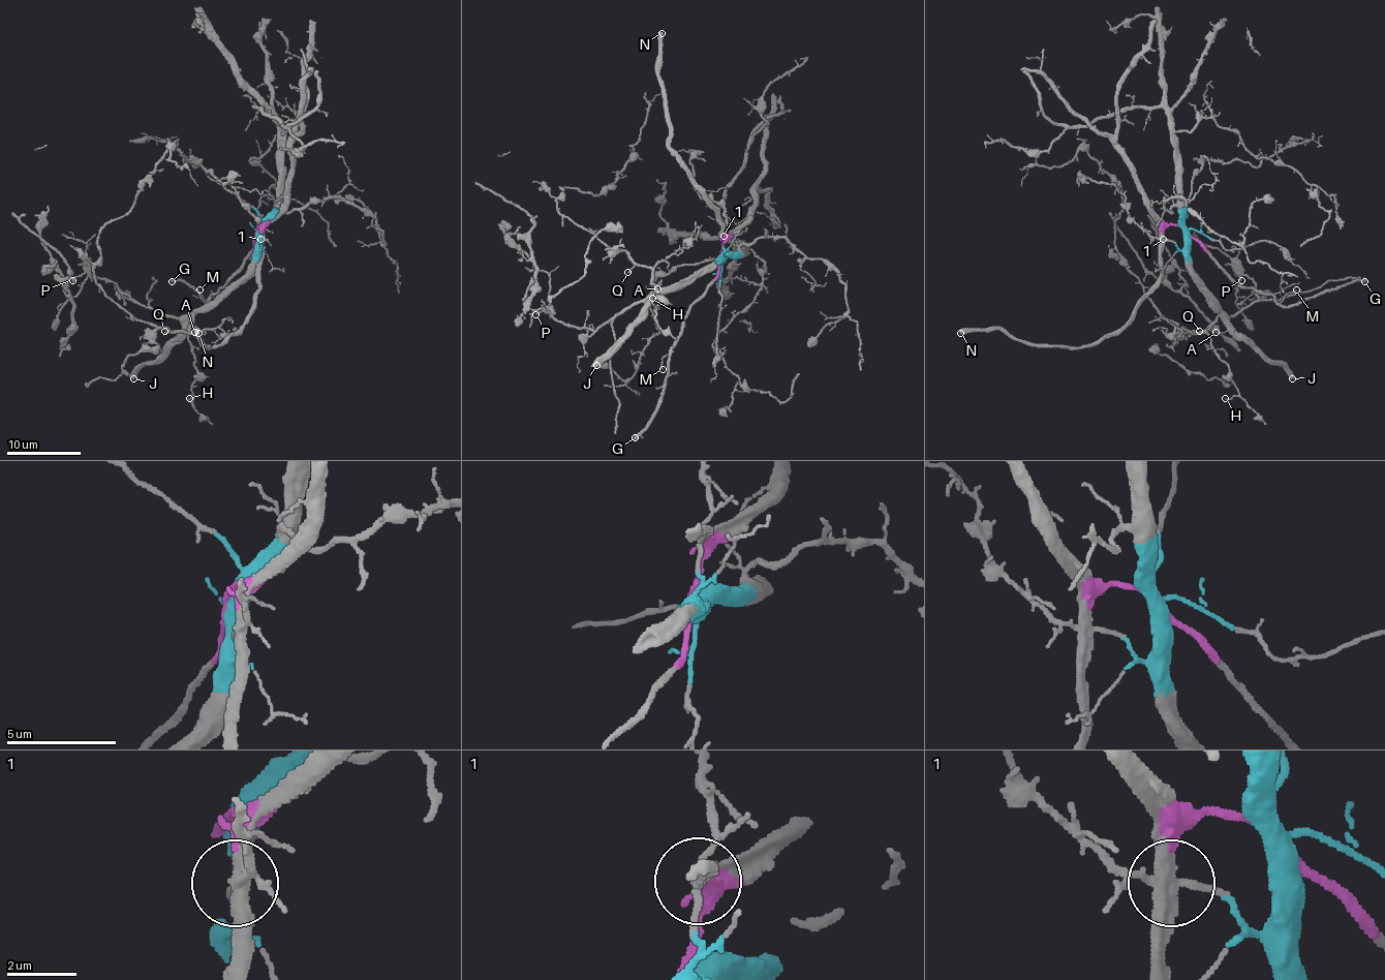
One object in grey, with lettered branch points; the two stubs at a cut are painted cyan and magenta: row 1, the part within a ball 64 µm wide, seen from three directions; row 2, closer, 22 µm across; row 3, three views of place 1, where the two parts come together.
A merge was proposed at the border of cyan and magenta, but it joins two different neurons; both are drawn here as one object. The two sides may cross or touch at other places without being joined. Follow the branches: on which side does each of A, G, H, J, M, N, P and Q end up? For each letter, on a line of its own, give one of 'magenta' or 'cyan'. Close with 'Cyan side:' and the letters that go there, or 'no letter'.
A: cyan
G: magenta
H: cyan
J: cyan
M: magenta
N: magenta
P: cyan
Q: cyan
Cyan side: A, H, J, P, Q

